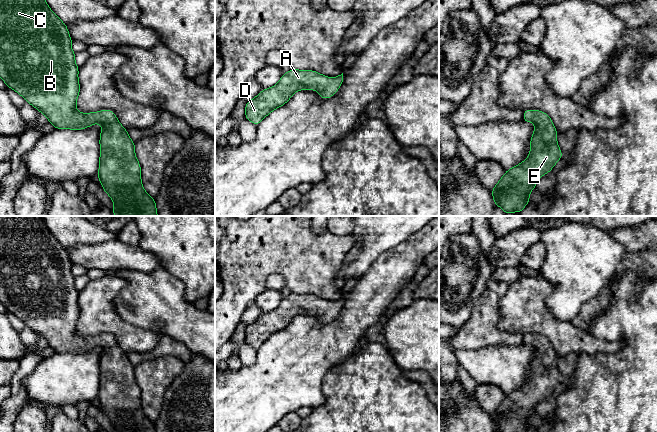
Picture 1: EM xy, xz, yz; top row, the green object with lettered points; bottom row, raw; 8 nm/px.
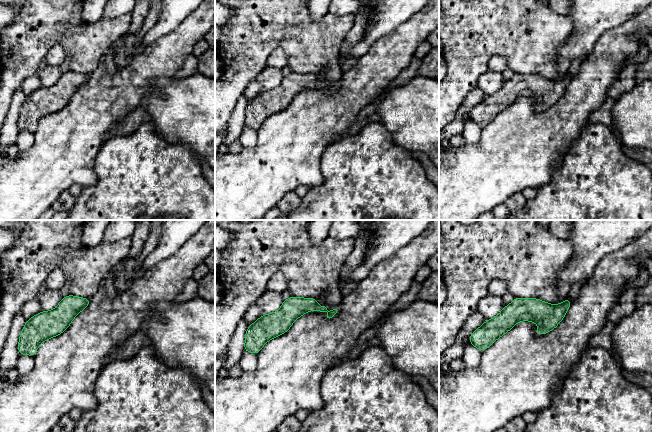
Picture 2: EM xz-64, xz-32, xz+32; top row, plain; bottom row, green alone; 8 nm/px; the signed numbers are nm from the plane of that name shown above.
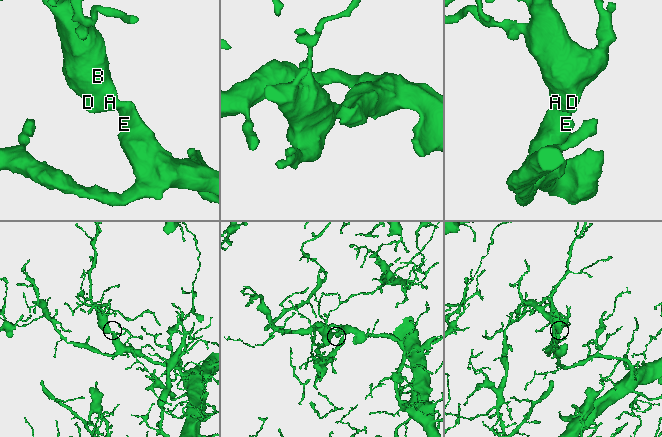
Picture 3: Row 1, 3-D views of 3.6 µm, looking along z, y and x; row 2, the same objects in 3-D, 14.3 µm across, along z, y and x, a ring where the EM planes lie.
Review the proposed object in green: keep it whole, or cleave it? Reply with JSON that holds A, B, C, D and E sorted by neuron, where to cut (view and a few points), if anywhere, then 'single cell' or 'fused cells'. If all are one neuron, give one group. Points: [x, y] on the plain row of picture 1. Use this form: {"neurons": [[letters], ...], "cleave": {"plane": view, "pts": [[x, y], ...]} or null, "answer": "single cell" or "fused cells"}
{"neurons": [["A", "B", "C", "D", "E"]], "cleave": null, "answer": "single cell"}

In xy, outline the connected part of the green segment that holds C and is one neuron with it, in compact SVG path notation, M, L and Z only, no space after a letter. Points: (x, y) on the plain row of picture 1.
M0 216L0 302L8 312L16 315L38 336L43 337L55 353L82 354L99 346L102 354L97 402L112 423L114 432L156 432L155 422L150 421L142 409L141 389L135 379L135 366L129 361L127 353L120 348L115 336L109 333L91 337L77 335L76 325L80 317L79 291L75 287L72 265L67 249L49 232L41 216Z

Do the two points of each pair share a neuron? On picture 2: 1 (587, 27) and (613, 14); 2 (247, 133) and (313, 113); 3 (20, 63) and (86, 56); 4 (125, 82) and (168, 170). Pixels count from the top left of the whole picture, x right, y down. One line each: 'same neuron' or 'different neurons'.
1: same neuron
2: different neurons
3: same neuron
4: different neurons

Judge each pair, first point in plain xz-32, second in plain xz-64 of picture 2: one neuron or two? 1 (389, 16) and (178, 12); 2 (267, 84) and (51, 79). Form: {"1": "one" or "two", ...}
{"1": "one", "2": "one"}

